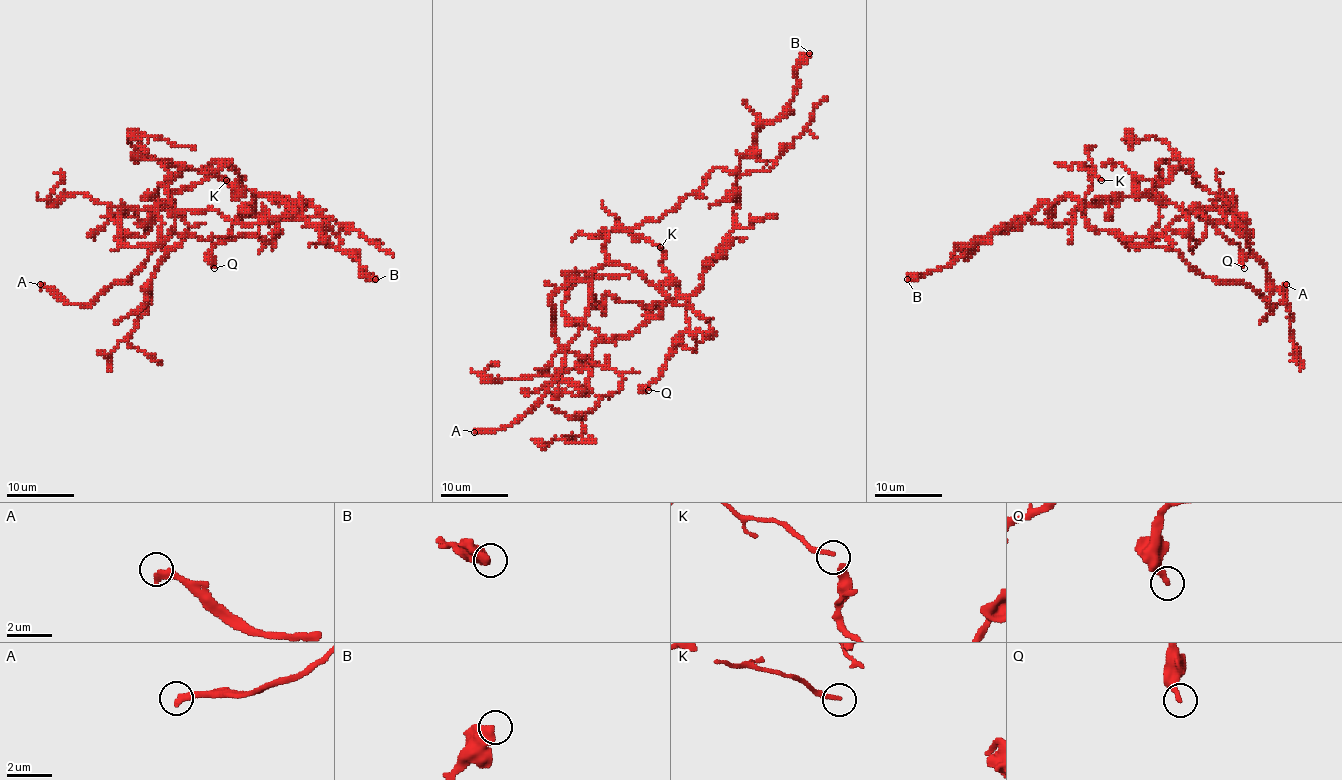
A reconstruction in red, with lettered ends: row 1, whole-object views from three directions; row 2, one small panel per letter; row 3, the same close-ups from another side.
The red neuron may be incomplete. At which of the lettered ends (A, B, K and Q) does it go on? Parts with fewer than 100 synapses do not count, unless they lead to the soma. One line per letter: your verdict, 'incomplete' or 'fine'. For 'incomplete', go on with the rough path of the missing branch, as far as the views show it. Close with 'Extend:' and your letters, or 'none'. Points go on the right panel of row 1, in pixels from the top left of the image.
A: incomplete
B: fine
K: fine
Q: fine
Extend: A

